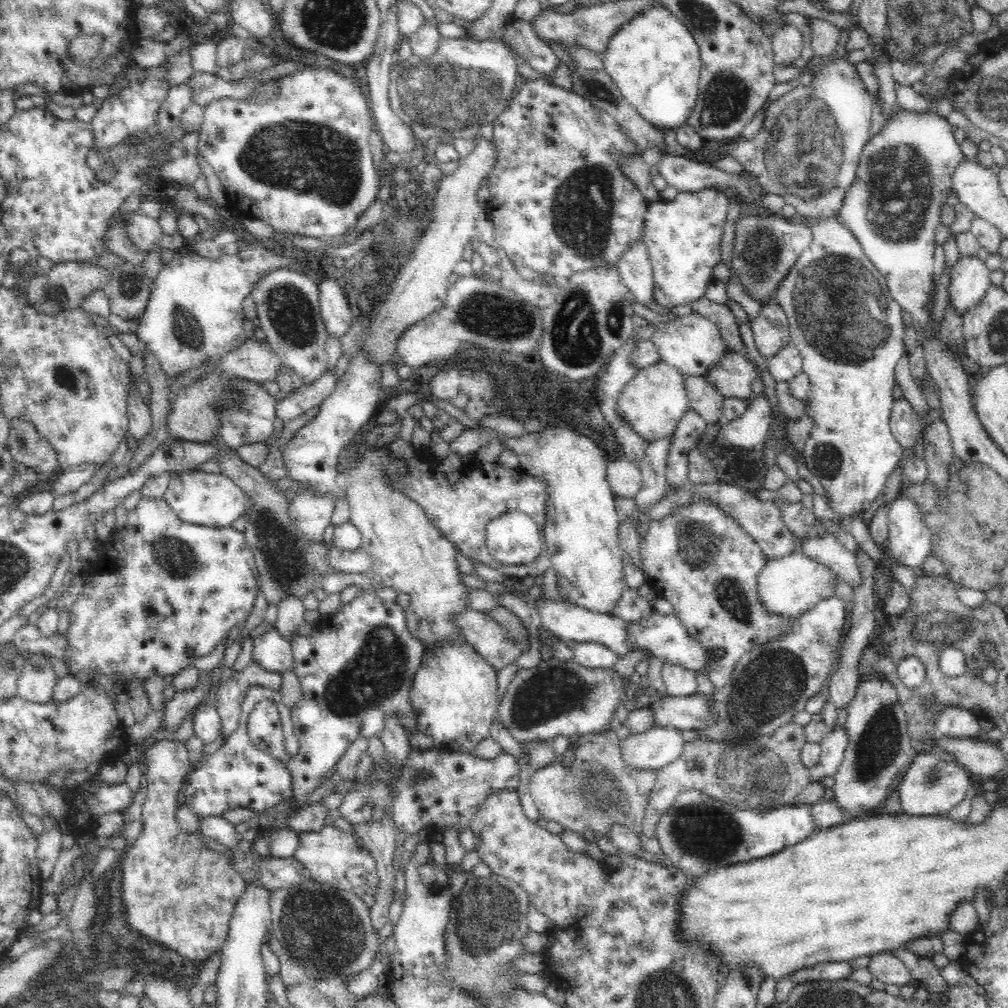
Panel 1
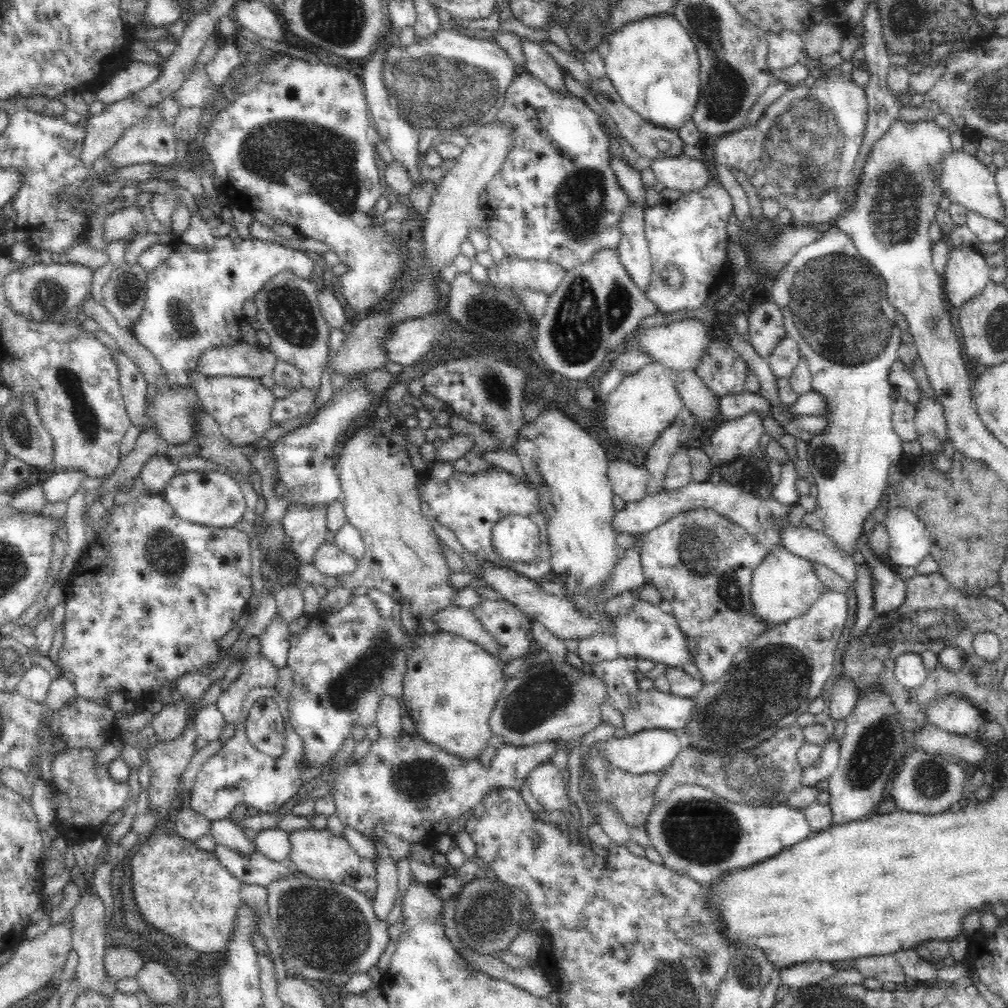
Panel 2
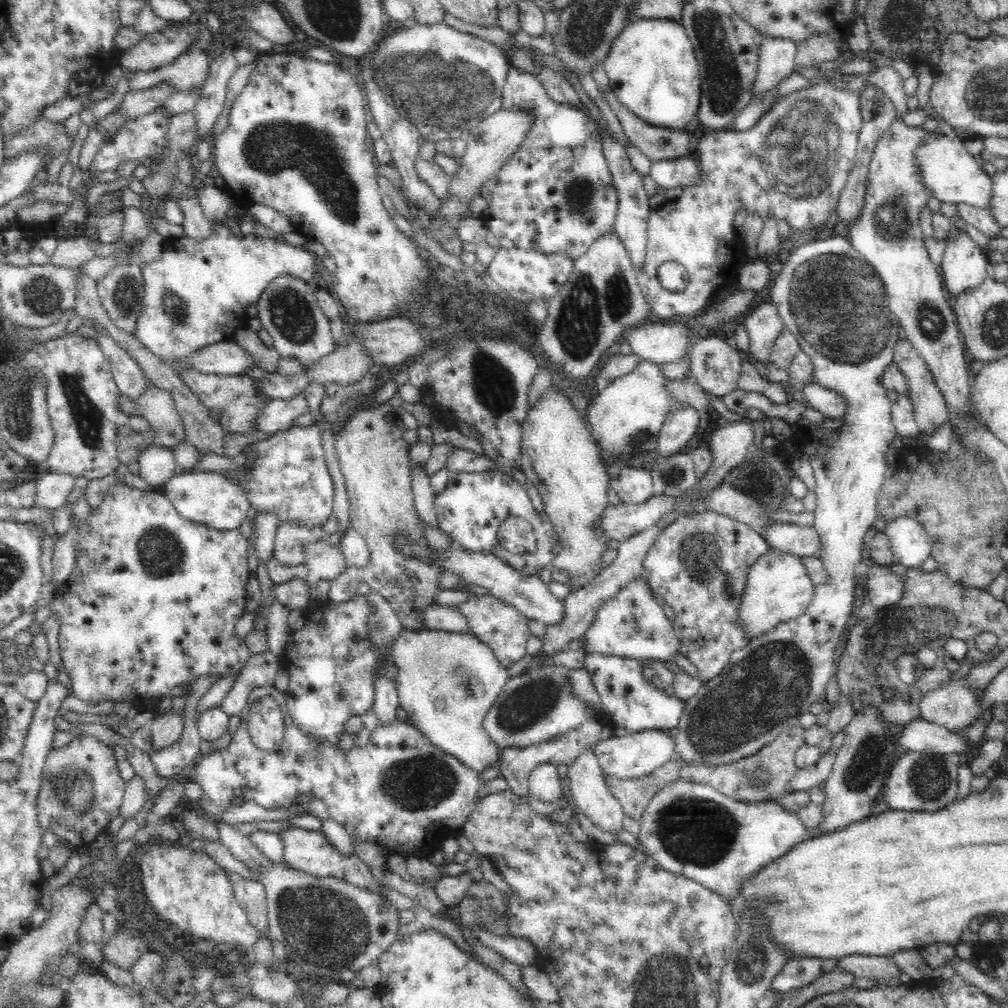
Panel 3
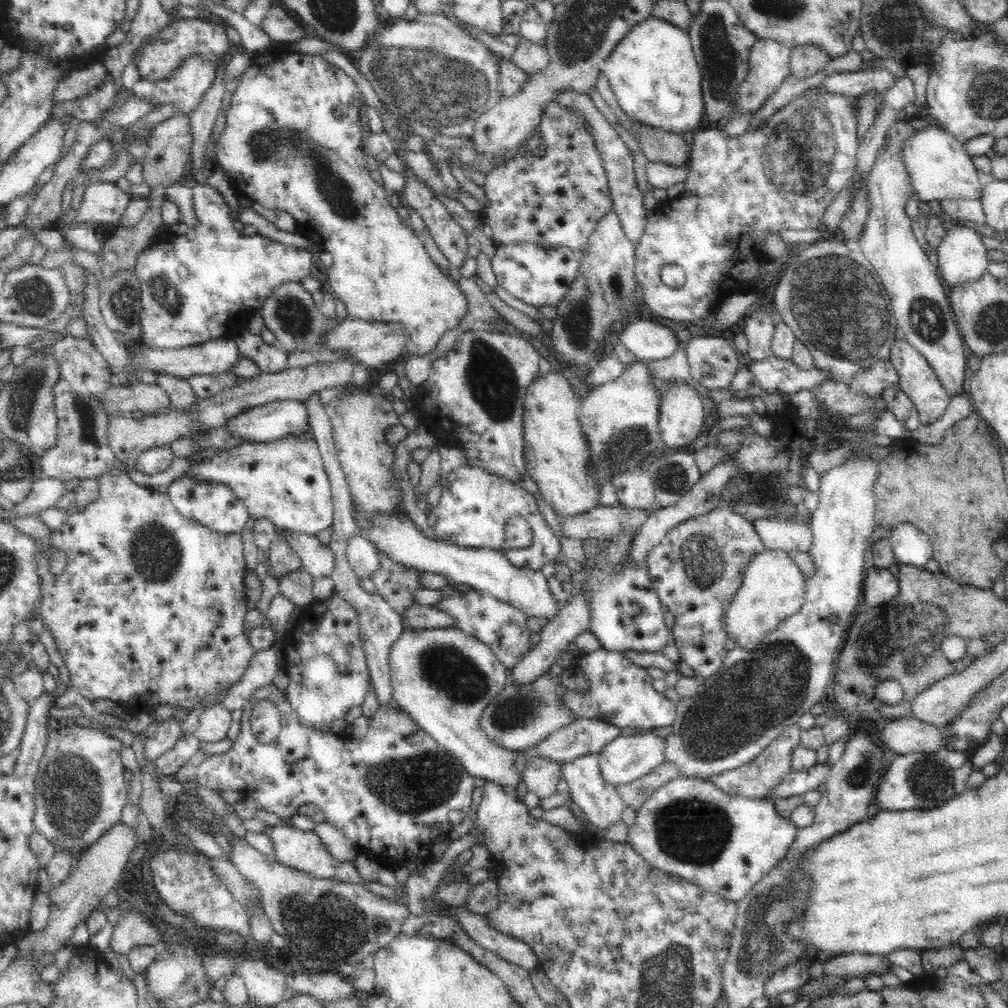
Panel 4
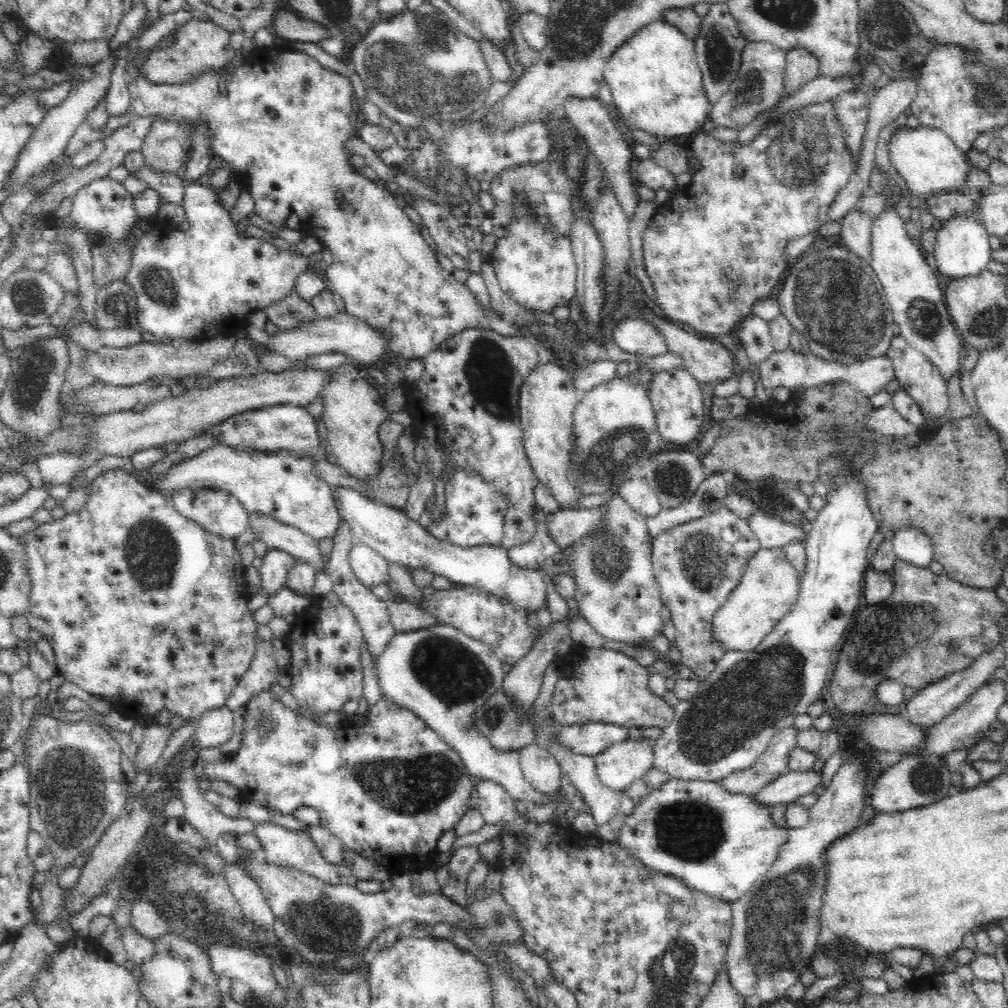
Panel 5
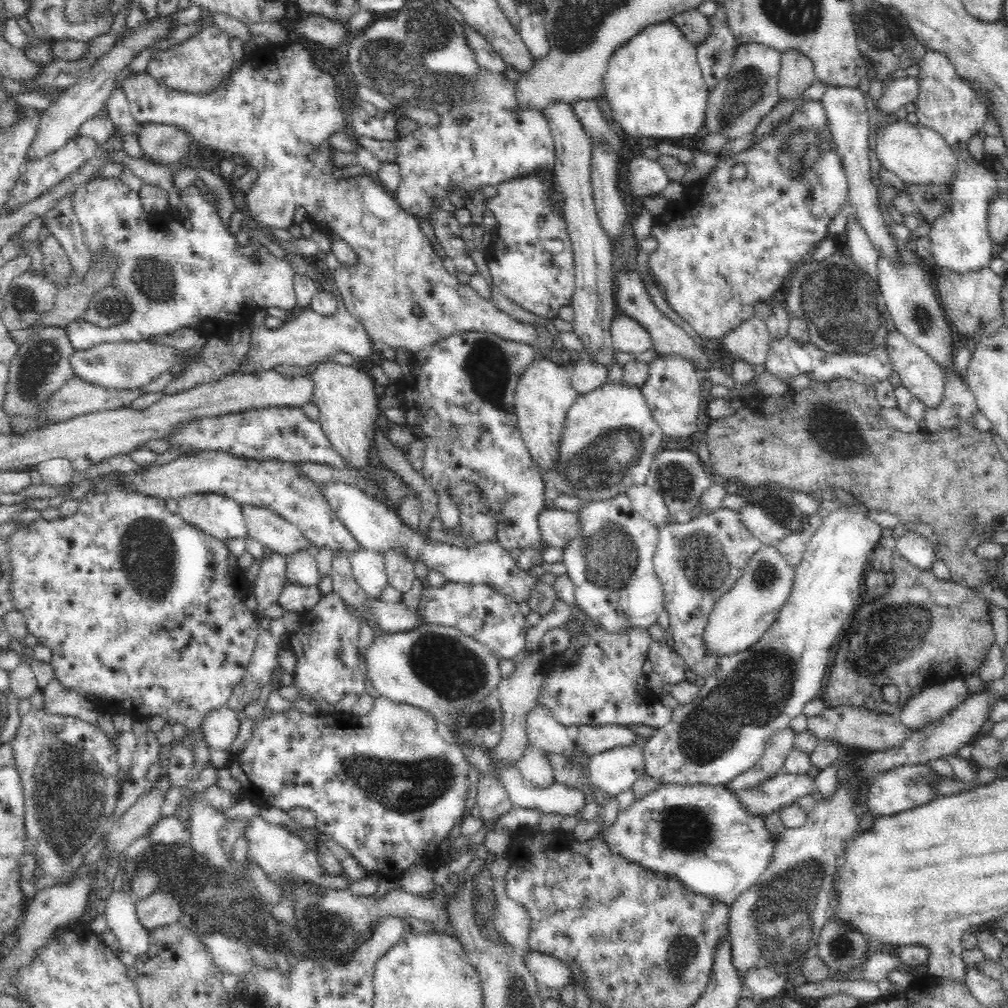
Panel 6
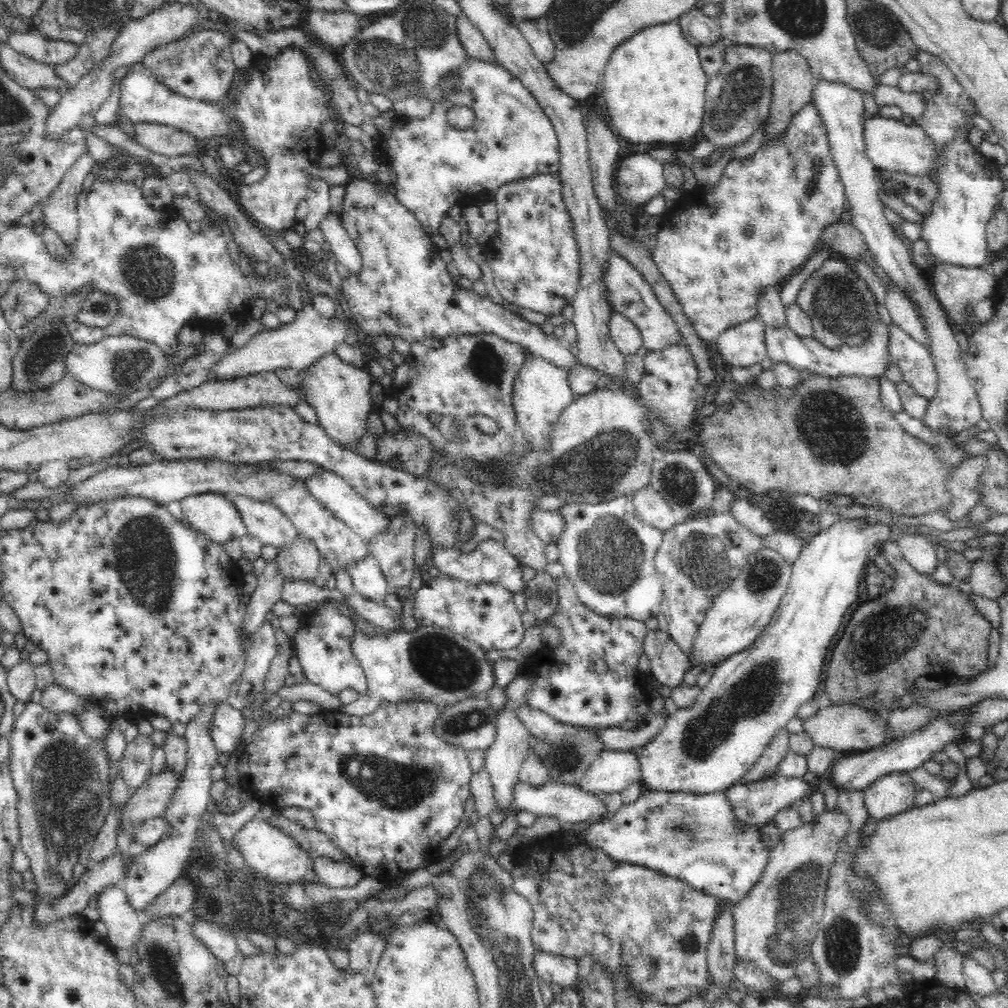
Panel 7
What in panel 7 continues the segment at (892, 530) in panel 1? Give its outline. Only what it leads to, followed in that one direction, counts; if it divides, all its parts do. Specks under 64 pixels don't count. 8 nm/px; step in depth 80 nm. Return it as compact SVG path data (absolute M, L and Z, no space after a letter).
M903 534L896 539L903 557L918 574L931 576L938 566L934 545L924 534Z

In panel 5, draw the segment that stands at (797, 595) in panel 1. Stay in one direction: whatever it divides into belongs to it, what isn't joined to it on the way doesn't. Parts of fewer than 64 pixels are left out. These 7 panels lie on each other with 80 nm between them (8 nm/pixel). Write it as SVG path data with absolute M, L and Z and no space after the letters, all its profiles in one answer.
M760 547L749 559L738 584L730 591L726 600L714 611L711 618L710 634L714 645L722 647L726 653L730 651L752 652L765 636L776 626L778 619L790 610L791 604L798 594L797 570L788 562L780 547Z

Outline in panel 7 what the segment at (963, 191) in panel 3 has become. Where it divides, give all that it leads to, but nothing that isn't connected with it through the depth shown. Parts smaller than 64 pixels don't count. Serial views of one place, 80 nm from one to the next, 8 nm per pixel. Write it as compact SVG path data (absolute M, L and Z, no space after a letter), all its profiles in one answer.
M866 113L862 121L862 140L864 154L877 169L930 176L936 165L936 145L927 140L921 126Z

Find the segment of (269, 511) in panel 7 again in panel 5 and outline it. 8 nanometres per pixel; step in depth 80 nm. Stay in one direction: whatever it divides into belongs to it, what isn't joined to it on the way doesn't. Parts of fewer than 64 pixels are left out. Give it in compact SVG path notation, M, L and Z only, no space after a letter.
M250 512L248 528L268 548L276 548L296 559L312 563L316 572L324 572L319 554L319 541L304 534L296 526L290 526L270 515Z

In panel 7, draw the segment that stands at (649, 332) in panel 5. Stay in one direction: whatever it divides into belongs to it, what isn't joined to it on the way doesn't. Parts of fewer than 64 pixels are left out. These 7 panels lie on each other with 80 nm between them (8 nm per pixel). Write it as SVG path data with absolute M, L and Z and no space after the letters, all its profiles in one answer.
M612 311L607 318L607 330L618 351L624 355L636 353L642 346L639 330L623 314Z

